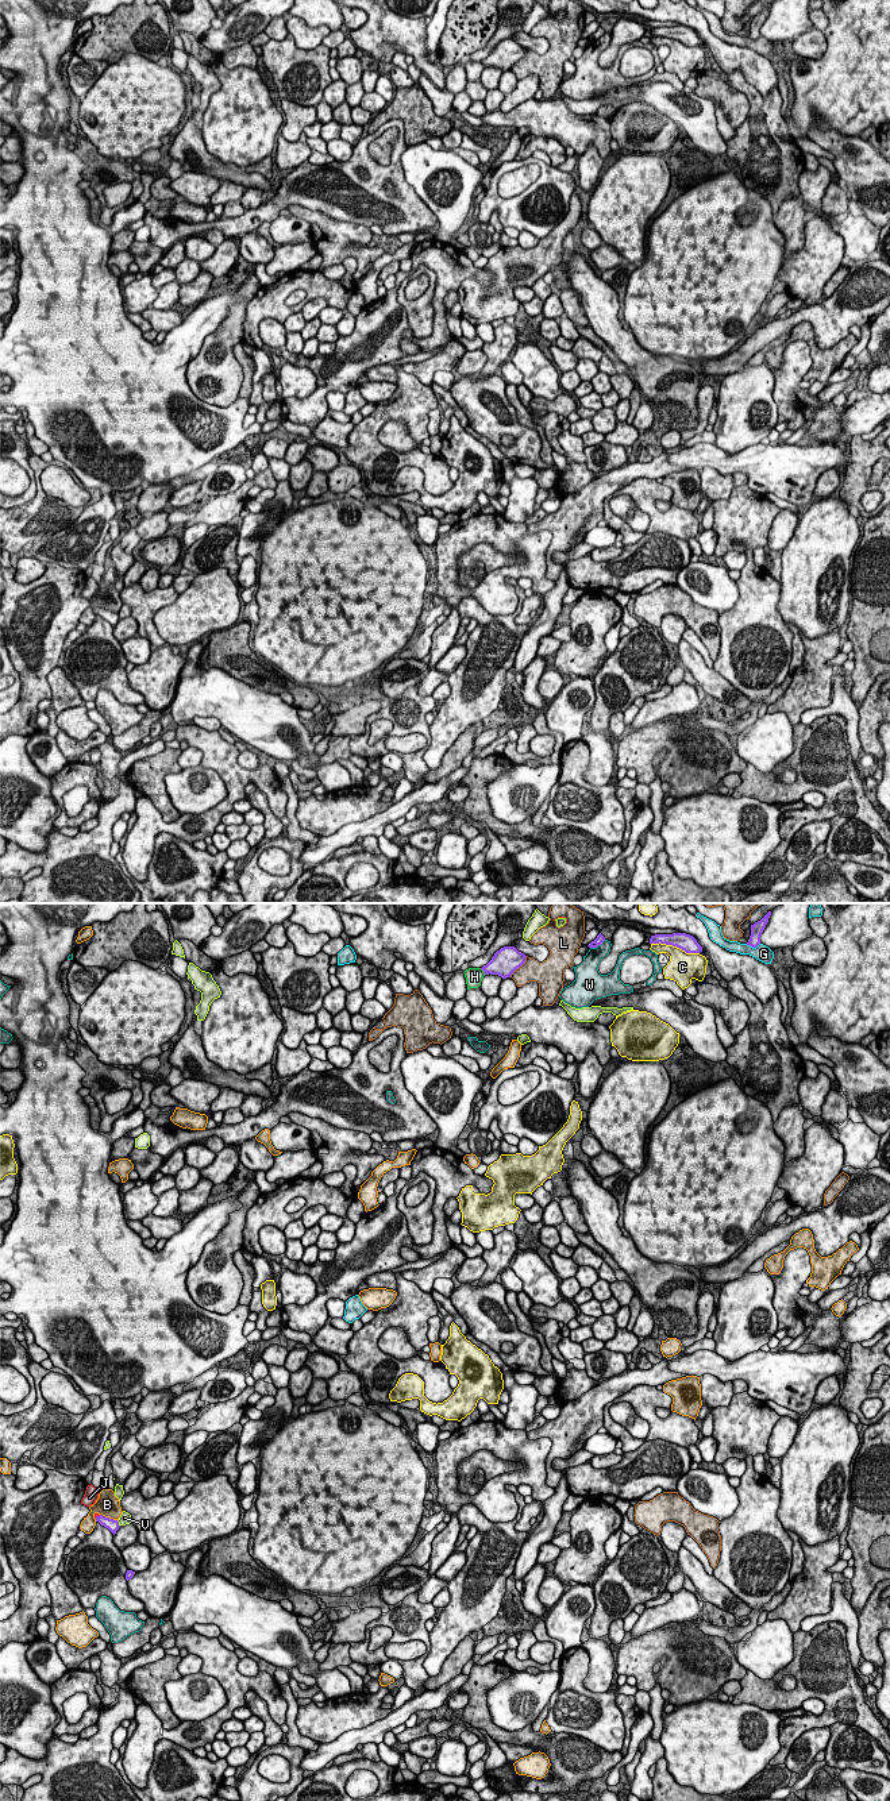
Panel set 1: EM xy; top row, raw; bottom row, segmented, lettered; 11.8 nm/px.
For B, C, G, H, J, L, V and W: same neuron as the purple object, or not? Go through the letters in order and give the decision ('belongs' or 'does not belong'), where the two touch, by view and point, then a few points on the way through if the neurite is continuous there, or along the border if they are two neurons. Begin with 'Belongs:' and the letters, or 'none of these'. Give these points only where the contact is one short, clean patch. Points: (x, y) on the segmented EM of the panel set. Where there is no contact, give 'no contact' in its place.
Belongs: J
B: does not belong; meets purple in xy at (108, 1518)
C: does not belong; meets purple in xy at (675, 945)
G: does not belong; meets purple in xy at (752, 947)
H: does not belong; meets purple in xy at (482, 970)
J: belongs; meets purple in xy at (97, 1516); runs through xy (111, 1524), (97, 1516), (95, 1514)
L: does not belong; meets purple in xy at (519, 967)
V: does not belong; meets purple in xy at (118, 1523)
W: does not belong; meets purple in xy at (597, 945); border along xy (605, 940), (590, 948)

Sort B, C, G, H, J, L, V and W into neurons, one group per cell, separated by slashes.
B / C / G / H / J / L / V / W

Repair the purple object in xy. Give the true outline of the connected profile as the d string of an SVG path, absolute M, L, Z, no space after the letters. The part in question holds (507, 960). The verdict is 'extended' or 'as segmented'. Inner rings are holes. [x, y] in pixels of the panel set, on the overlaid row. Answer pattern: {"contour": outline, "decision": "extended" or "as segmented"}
{"contour": "M504 946L497 950L492 960L481 969L485 975L498 975L502 979L506 979L525 963L525 957L527 956L515 946Z", "decision": "as segmented"}

